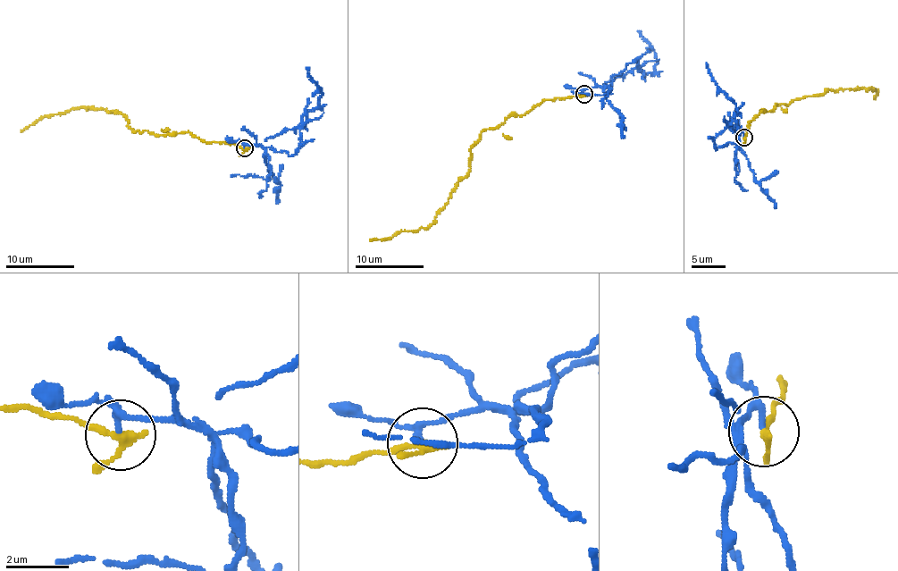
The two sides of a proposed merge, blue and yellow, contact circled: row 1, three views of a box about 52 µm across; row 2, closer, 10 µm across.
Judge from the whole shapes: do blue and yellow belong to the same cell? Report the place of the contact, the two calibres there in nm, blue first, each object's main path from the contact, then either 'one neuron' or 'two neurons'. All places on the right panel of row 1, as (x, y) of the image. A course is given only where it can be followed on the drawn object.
place (743, 138); calibres 160 and 200 nm; course blue (743, 137), (742, 132), (740, 141), (716, 147), (714, 138), (737, 115), (737, 108), (711, 77), (706, 62); course yellow (743, 137), (748, 122), (775, 103), (868, 88), (877, 90), (874, 99); two neurons

